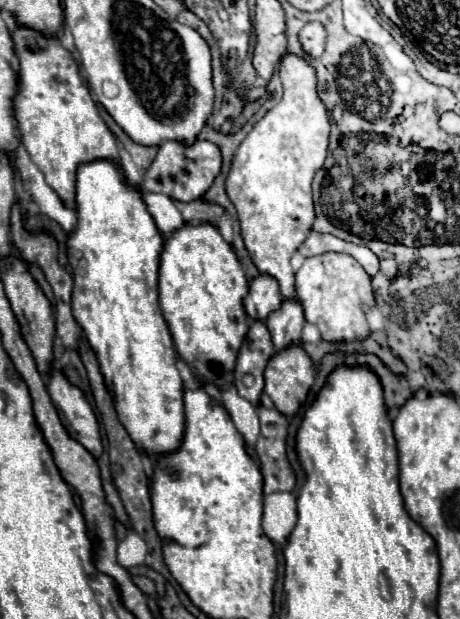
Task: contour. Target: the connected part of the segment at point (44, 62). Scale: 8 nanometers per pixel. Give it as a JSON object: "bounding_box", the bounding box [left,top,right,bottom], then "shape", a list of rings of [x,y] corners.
{"bounding_box":[12,26,120,210],"shape":[[[16,26],[12,40],[20,60],[20,90],[14,100],[14,116],[22,144],[44,174],[46,184],[60,192],[60,200],[68,208],[76,210],[76,204],[72,204],[76,168],[88,164],[88,160],[104,160],[104,156],[120,166],[116,140],[100,118],[86,82],[80,78],[78,66],[70,60],[70,52],[60,44],[60,38],[46,38],[36,30]]]}

